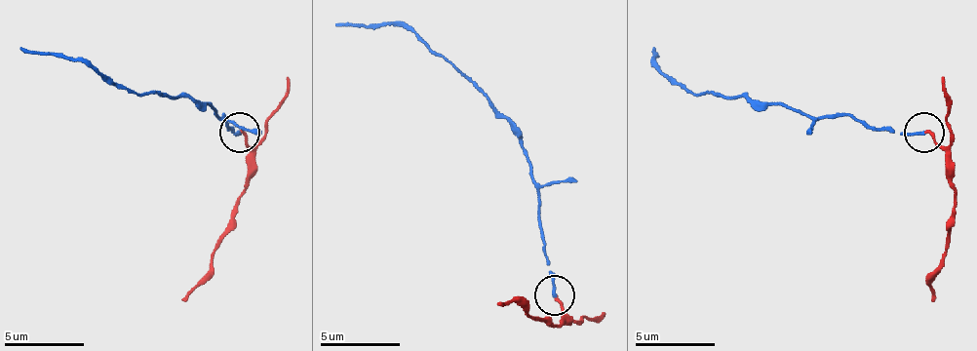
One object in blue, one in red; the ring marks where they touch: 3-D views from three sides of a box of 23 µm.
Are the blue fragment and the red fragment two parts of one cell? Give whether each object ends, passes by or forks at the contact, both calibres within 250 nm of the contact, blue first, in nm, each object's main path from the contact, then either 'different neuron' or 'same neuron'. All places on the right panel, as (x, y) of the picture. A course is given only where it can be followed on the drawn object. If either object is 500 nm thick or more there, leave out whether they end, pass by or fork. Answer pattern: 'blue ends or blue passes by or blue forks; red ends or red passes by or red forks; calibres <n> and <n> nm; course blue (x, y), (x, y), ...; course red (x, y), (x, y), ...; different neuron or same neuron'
blue ends; red ends; calibres 190 and 180 nm; course blue (923, 134), (871, 130), (847, 113), (811, 117), (763, 105), (688, 94), (656, 65), (652, 46); course red (923, 134), (947, 153), (955, 213), (935, 277), (935, 300); same neuron

